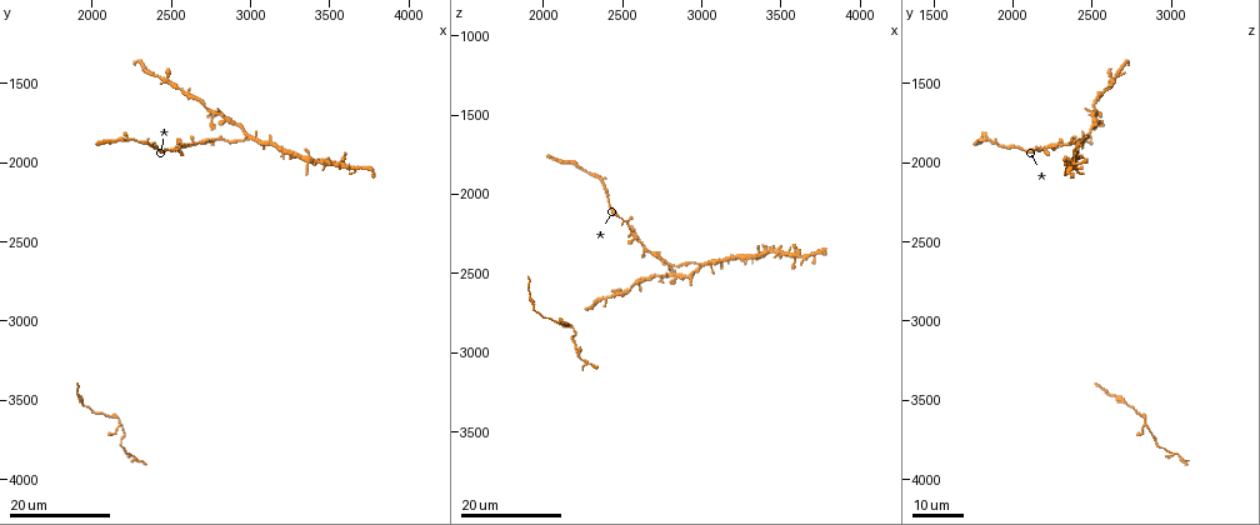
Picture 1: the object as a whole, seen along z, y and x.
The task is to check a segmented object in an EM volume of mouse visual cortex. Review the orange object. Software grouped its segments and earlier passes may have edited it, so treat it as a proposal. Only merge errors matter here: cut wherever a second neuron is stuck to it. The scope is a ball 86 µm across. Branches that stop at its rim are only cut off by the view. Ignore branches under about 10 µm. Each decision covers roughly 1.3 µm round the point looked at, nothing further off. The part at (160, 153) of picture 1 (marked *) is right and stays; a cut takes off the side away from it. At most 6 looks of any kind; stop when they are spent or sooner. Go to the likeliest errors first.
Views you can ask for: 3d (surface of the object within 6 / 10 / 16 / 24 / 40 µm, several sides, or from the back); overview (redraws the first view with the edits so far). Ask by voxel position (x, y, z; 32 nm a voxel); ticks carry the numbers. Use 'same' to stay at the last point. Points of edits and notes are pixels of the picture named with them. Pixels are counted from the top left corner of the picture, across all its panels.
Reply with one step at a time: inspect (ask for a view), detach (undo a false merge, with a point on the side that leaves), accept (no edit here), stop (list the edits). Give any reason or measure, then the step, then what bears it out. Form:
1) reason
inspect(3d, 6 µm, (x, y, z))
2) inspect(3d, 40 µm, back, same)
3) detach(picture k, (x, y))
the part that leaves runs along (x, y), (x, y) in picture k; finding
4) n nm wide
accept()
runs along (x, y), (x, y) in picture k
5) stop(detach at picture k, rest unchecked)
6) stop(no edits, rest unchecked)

three arms meet
inspect(3d, 24 µm, (2180, 3640, 2820))

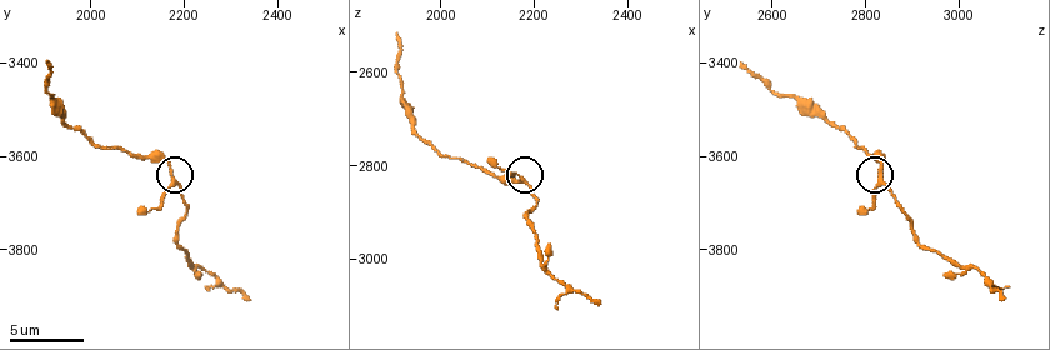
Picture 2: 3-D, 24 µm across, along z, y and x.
inspect(3d, 10 µm, (2170, 3640, 2835))

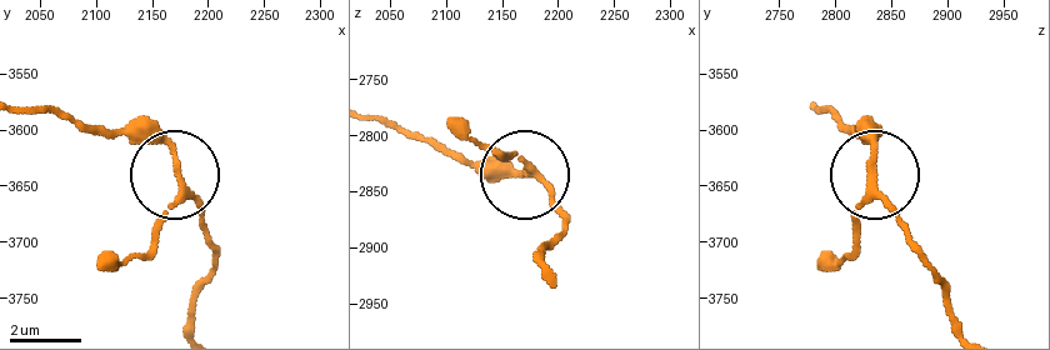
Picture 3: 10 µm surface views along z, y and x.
accept()
continuous, no second neuron

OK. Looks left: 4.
calibre changes
inspect(3d, 16 µm, (1920, 3480, 2660))

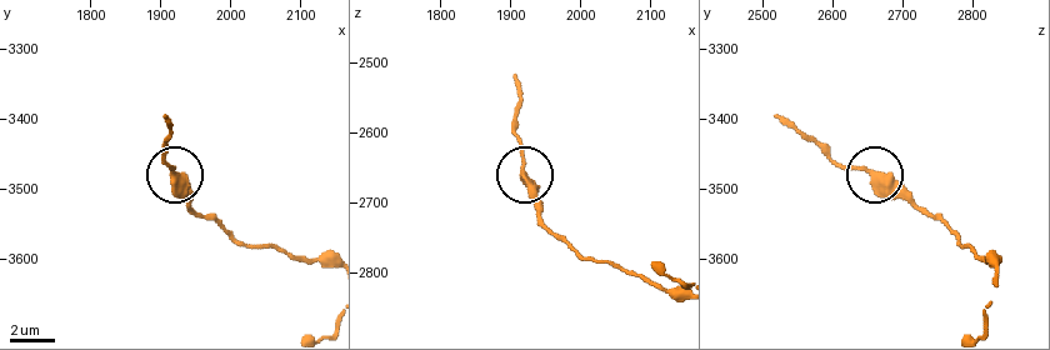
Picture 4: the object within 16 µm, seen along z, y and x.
accept()
continuous, no second neuron

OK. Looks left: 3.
sudden change in width
inspect(3d, 24 µm, (2880, 1880, 2460))

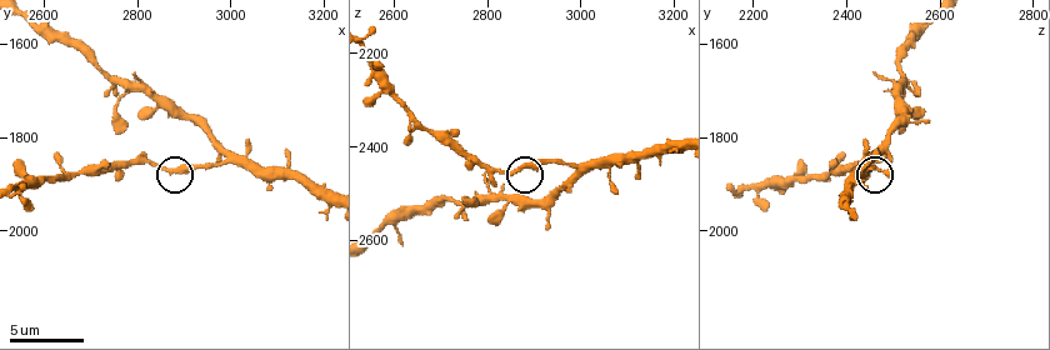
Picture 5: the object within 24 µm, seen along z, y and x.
closer look
inspect(3d, 10 µm, (2870, 1870, 2455))

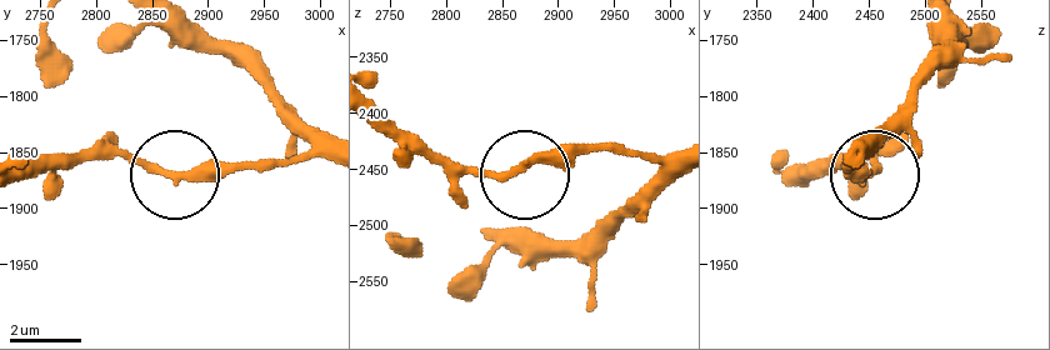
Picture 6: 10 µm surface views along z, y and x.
accept()
runs along (374, 101), (419, 140), (481, 174), (518, 174), (623, 146) in picture 6; all the same neuron

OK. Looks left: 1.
stop(no edits, rest unchecked)

